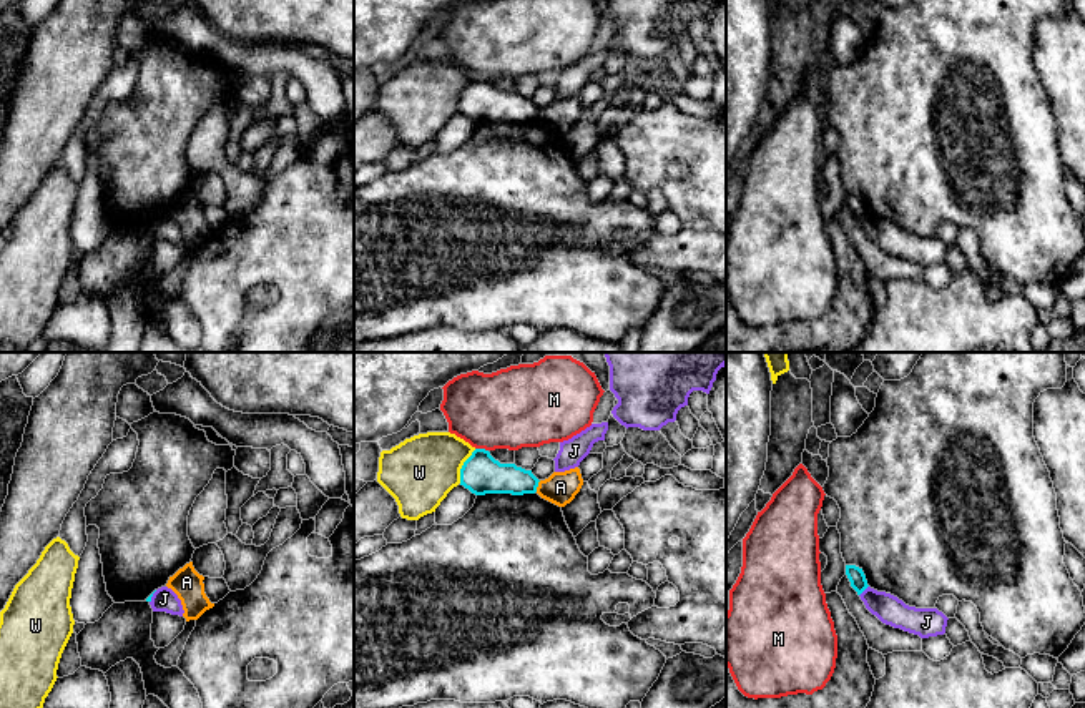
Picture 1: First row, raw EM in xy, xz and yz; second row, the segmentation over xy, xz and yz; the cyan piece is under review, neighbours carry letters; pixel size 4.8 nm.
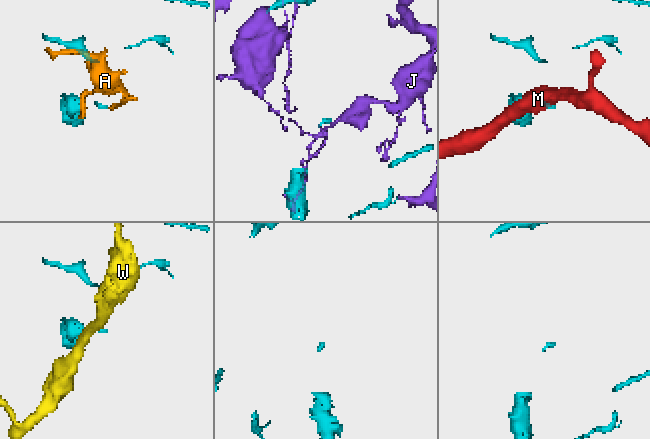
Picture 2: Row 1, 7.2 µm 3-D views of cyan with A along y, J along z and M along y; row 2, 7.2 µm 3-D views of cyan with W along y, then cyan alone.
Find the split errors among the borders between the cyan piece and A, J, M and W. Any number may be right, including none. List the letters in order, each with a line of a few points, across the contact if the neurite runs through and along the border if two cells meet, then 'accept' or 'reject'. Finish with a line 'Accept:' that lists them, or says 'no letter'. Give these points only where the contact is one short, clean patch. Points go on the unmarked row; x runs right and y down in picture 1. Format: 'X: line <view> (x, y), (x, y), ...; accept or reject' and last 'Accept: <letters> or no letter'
A: line xz (540, 108), (535, 118); reject
J: line yz (868, 213), (859, 223); reject
M: reject
W: line xz (476, 77), (464, 90), (459, 110); reject
Accept: no letter

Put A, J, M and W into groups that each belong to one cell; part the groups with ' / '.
A / J / M / W

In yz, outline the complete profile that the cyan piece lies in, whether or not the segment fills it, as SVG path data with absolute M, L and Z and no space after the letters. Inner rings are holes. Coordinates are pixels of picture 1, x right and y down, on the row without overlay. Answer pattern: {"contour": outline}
{"contour": "M846 193L846 203L857 223L861 223L869 214L862 196L856 193Z"}

